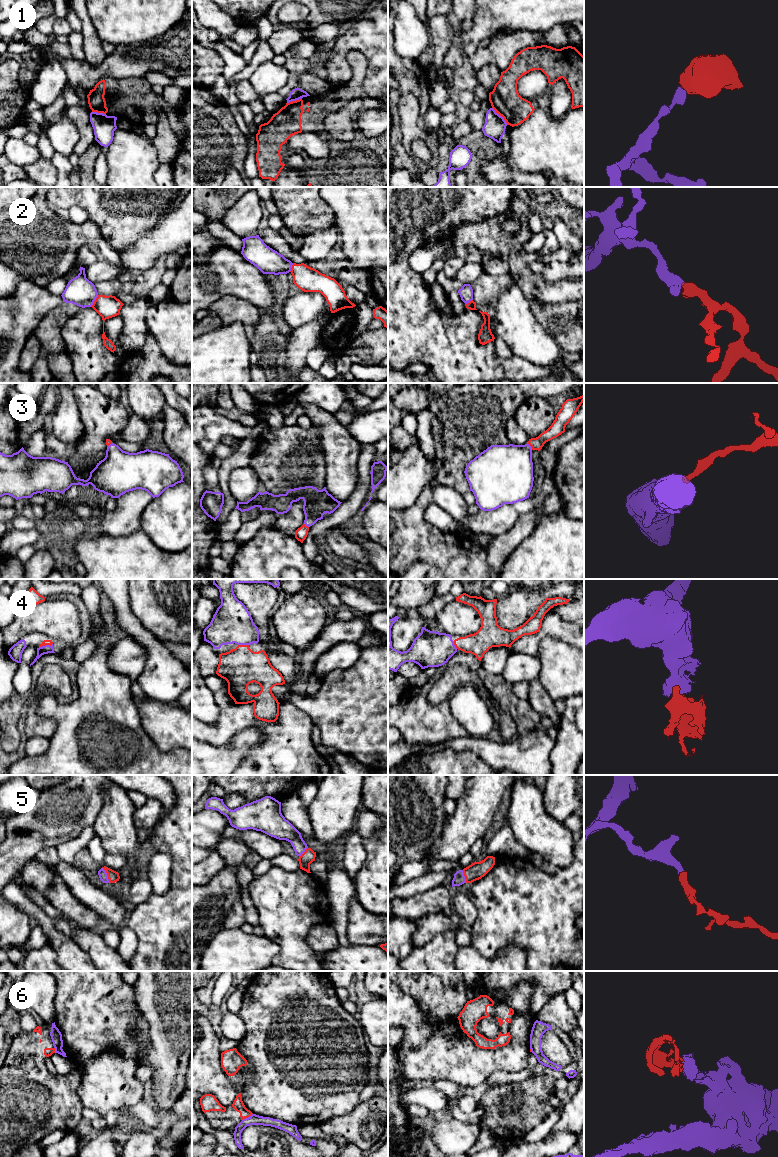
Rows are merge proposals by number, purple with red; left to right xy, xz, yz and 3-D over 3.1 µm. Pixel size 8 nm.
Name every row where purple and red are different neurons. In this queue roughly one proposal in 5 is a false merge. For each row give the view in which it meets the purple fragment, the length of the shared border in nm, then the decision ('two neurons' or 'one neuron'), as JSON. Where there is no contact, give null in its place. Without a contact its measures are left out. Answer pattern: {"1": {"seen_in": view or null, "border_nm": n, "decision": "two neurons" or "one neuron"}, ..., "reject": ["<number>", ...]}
{"1": {"seen_in": "yz", "border_nm": 190, "decision": "two neurons"}, "2": {"seen_in": "xy", "border_nm": 110, "decision": "one neuron"}, "3": {"seen_in": "yz", "border_nm": 70, "decision": "one neuron"}, "4": {"seen_in": "xy", "border_nm": 120, "decision": "one neuron"}, "5": {"seen_in": "xy", "border_nm": 140, "decision": "one neuron"}, "6": {"seen_in": "xz", "border_nm": 110, "decision": "two neurons"}, "reject": ["1", "6"]}

